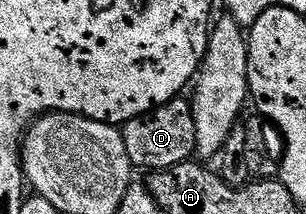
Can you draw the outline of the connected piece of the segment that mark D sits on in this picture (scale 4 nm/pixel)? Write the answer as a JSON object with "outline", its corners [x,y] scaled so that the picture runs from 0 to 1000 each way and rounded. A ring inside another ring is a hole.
{"outline":[[[578,453],[552,481],[507,500],[471,537],[438,547],[402,579],[399,626],[412,715],[435,785],[471,794],[471,808],[556,790],[569,771],[618,757],[641,724],[641,645],[647,584],[634,584],[634,509],[611,458]]]}

